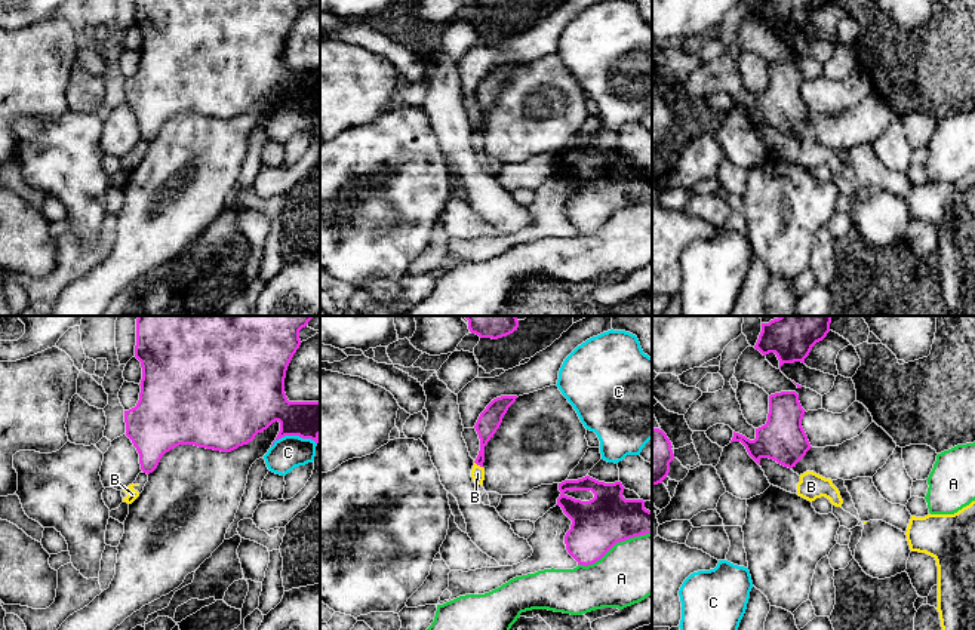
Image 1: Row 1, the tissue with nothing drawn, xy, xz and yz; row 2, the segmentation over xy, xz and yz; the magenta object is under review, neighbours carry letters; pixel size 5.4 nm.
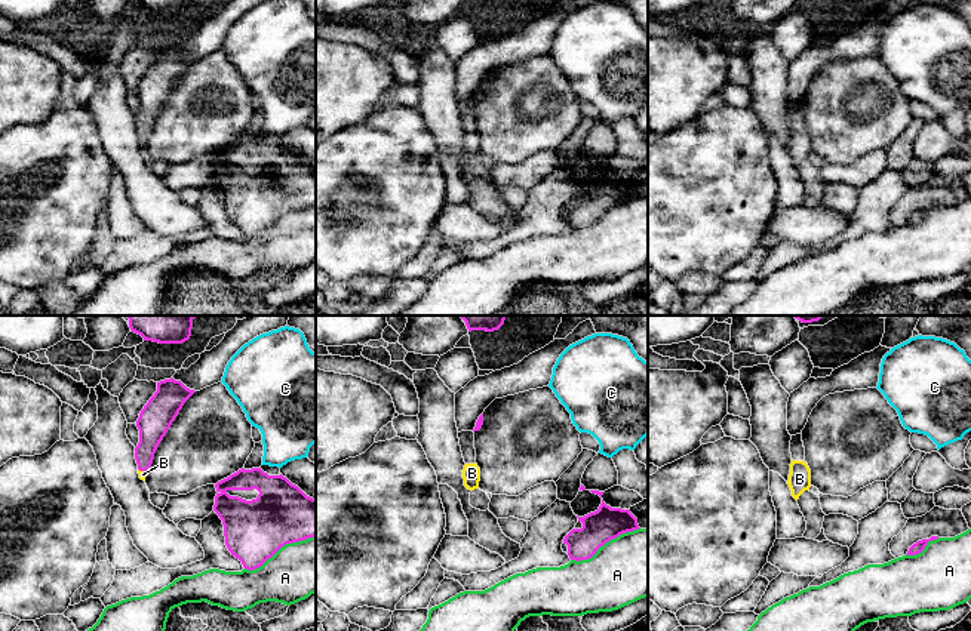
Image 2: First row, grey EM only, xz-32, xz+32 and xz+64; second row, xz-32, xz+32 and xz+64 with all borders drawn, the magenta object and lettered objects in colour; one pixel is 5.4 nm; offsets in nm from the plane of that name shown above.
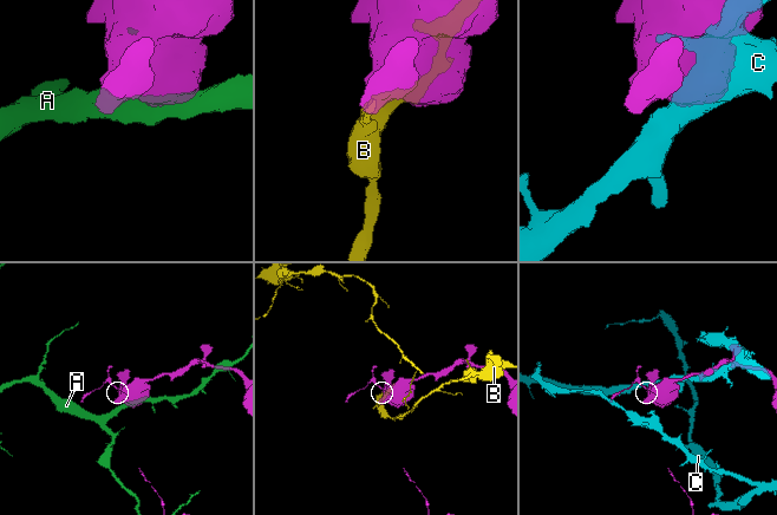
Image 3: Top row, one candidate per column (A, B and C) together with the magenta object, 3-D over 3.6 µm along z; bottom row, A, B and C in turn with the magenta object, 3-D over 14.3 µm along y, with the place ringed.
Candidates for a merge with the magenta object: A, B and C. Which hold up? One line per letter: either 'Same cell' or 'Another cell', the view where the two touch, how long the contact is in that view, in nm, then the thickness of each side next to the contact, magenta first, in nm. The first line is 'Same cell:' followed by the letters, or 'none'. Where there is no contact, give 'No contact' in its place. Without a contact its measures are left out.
Same cell: none
A: Another cell. Touches magenta in xz. Shared border 440 nm. Thickness 280 nm (magenta) against 320 nm
B: Another cell. Touches magenta in xz. Shared border 60 nm. Thickness 120 nm (magenta) against 80 nm
C: Another cell. Touches magenta in xy. Shared border 240 nm. Thickness 280 nm (magenta) against 180 nm

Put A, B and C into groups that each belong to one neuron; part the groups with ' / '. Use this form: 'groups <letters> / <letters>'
groups A / B / C

